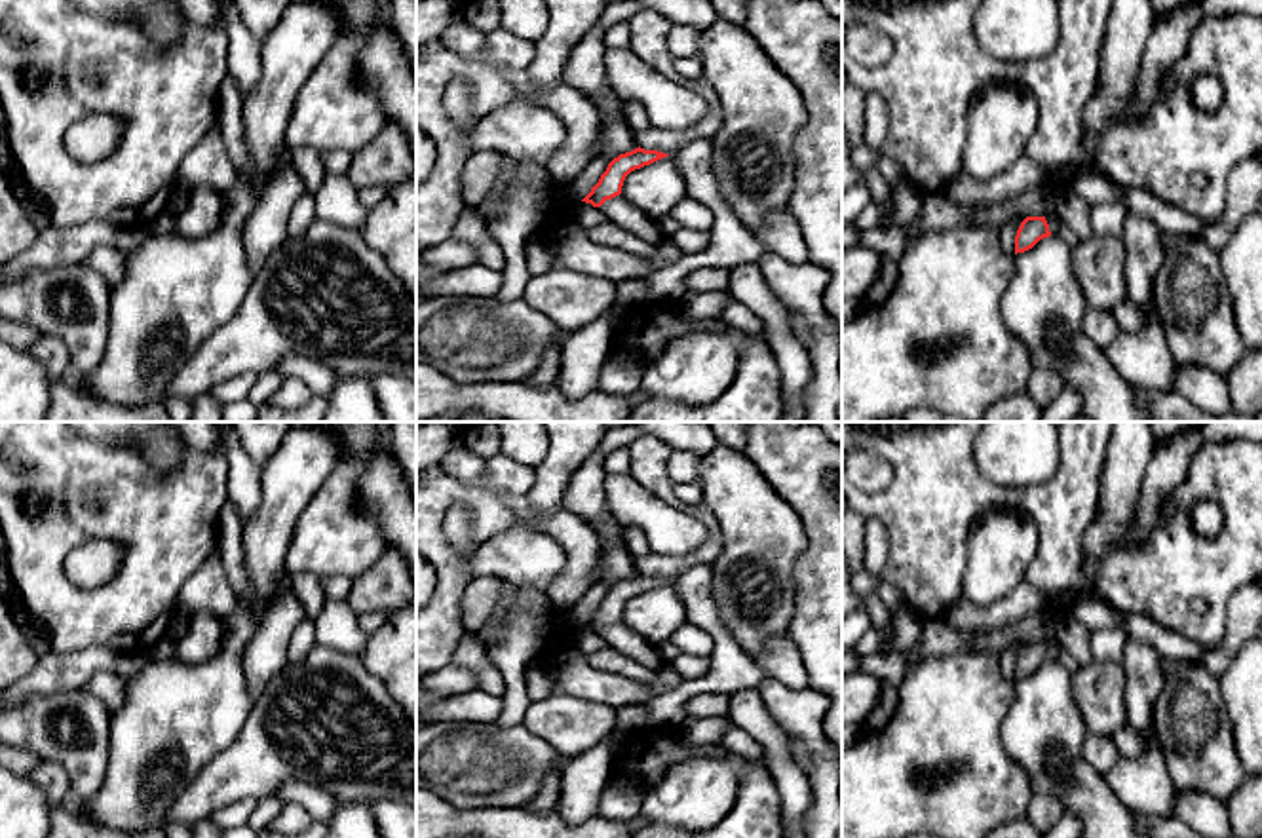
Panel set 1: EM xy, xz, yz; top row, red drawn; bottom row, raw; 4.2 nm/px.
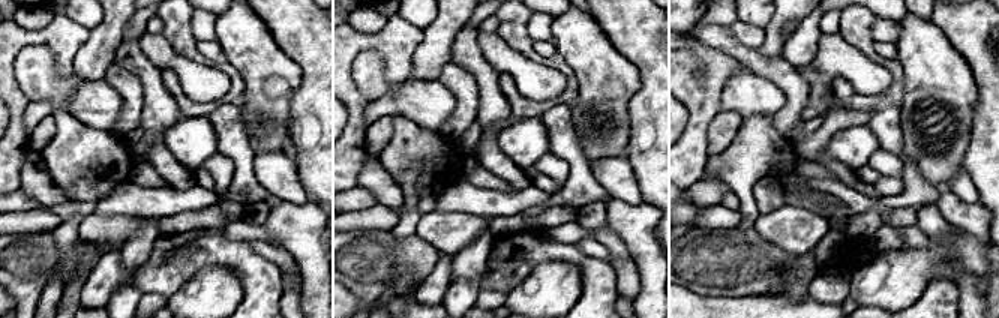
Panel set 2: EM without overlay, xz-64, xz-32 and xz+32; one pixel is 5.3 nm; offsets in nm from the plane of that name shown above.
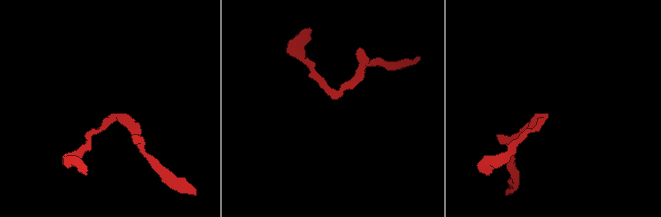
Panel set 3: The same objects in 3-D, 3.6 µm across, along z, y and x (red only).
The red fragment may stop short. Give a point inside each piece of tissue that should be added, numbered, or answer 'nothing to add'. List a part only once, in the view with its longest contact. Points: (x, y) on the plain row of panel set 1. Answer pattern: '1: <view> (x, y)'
1: xz (618, 635)

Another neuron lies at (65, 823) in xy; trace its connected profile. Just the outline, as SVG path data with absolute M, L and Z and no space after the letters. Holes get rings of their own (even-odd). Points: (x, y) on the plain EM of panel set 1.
M59 806L51 809L51 828L48 838L167 838L167 836L163 828L152 828L144 832L118 832L78 817L70 809L70 806Z

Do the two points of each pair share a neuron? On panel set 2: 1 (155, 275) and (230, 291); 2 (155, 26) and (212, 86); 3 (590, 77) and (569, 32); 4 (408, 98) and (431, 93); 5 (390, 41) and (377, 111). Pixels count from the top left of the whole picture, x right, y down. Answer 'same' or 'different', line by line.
1: different
2: different
3: same
4: same
5: different

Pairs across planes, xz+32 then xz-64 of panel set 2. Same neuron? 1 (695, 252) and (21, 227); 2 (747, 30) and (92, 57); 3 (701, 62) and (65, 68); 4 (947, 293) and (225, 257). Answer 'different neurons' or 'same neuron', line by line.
1: different neurons
2: different neurons
3: same neuron
4: same neuron

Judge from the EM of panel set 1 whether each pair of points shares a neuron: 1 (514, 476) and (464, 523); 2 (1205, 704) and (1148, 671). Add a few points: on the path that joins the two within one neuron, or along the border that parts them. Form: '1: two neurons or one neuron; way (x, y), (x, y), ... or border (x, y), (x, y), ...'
1: two neurons; border (455, 502), (470, 512), (472, 536), (481, 546)
2: two neurons; border (1167, 681), (1156, 700), (1152, 721)

